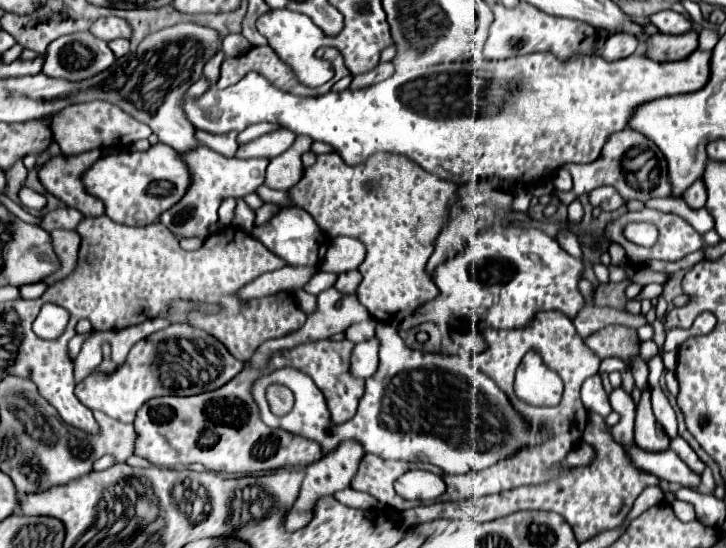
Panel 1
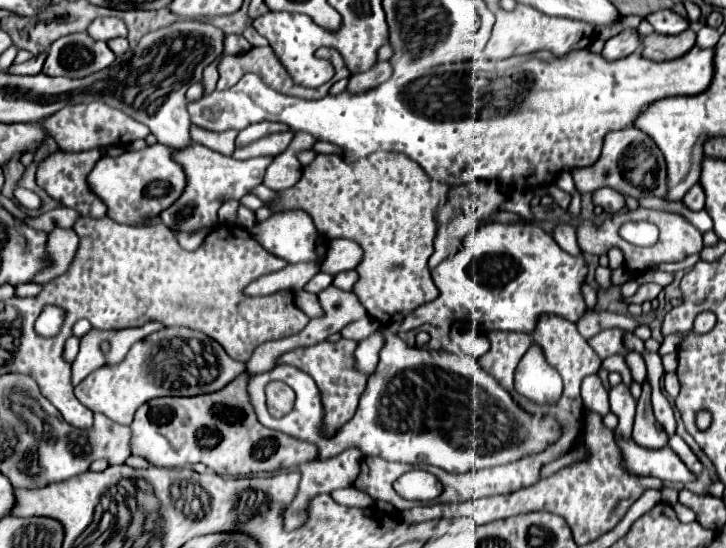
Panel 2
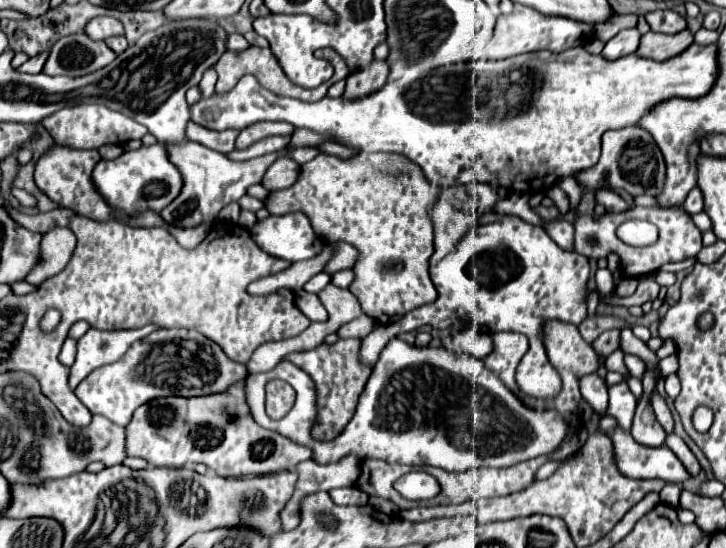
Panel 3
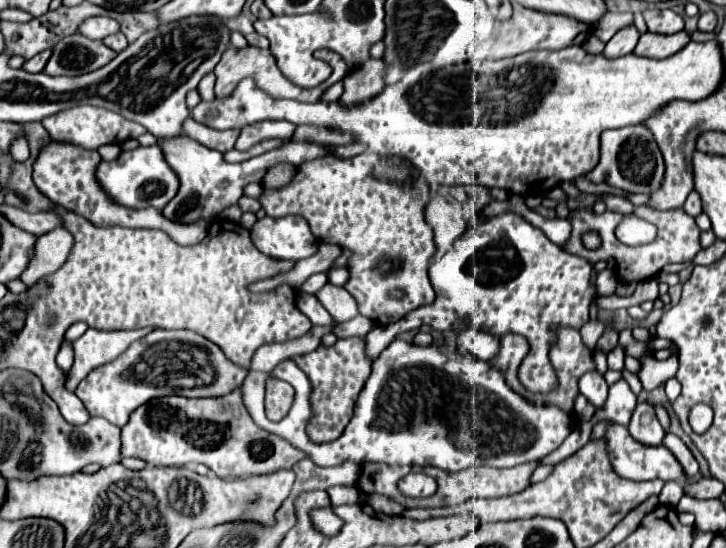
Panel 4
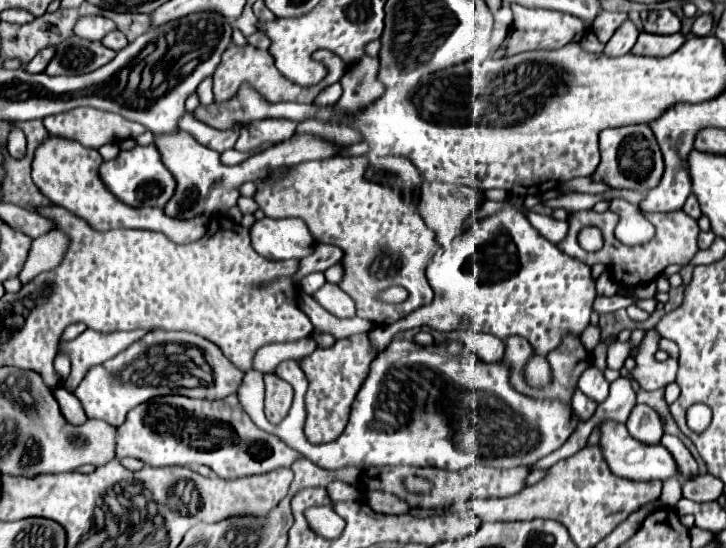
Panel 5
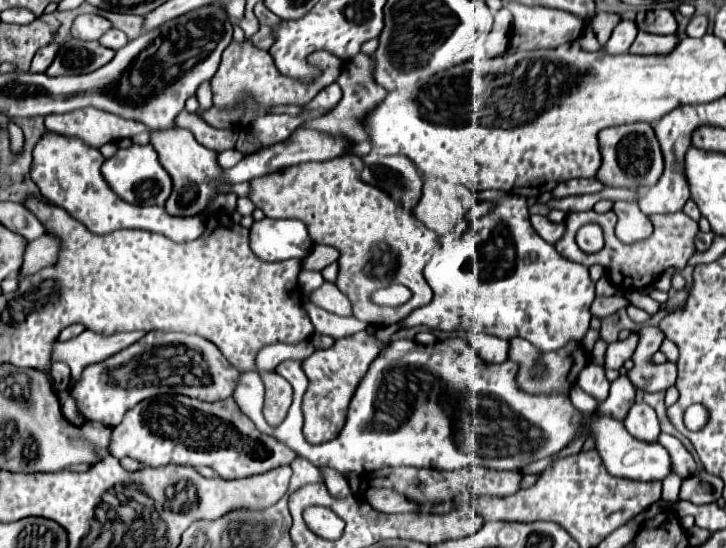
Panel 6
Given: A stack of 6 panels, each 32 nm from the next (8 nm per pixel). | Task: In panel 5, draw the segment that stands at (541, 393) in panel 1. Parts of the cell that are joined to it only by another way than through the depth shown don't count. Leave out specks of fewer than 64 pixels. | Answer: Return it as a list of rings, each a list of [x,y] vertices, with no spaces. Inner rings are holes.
[[[486,197],[486,199],[485,199],[485,201],[484,201],[484,202],[502,202],[502,208],[500,208],[500,210],[498,210],[498,212],[496,212],[496,214],[492,214],[492,216],[488,216],[488,218],[482,218],[482,220],[478,220],[478,222],[476,222],[476,224],[470,224],[470,228],[468,228],[468,230],[466,230],[466,232],[464,232],[464,236],[462,236],[462,242],[454,242],[454,244],[452,244],[452,248],[450,248],[450,250],[446,250],[446,251],[444,251],[444,253],[443,253],[443,254],[442,254],[442,255],[440,255],[440,256],[439,256],[439,255],[436,255],[436,254],[435,254],[435,255],[434,255],[434,256],[433,256],[433,257],[432,257],[432,259],[431,259],[431,261],[430,261],[430,263],[429,263],[429,264],[428,264],[428,266],[426,266],[426,278],[428,278],[428,284],[430,284],[430,286],[432,286],[432,290],[434,290],[434,300],[432,300],[432,304],[428,304],[428,306],[424,306],[424,308],[420,308],[420,310],[418,310],[418,312],[412,312],[412,314],[410,314],[410,316],[406,316],[406,318],[402,318],[402,320],[398,320],[398,322],[394,322],[394,324],[392,324],[392,326],[376,326],[376,328],[374,328],[374,330],[372,330],[372,332],[370,332],[370,334],[368,334],[368,336],[370,336],[370,340],[372,340],[372,346],[374,346],[374,348],[376,348],[376,350],[378,350],[378,352],[380,352],[380,350],[384,350],[384,348],[386,348],[386,346],[388,346],[388,344],[390,344],[390,340],[392,340],[392,338],[394,338],[394,334],[398,334],[398,332],[400,332],[400,330],[410,330],[410,328],[414,328],[414,326],[422,326],[422,324],[424,324],[424,326],[430,326],[430,328],[432,328],[432,330],[442,330],[442,332],[450,332],[450,330],[476,330],[476,332],[486,332],[486,334],[494,334],[494,336],[498,336],[498,338],[502,338],[502,340],[504,340],[504,338],[508,338],[508,336],[514,336],[514,334],[516,334],[516,336],[522,336],[522,338],[526,338],[526,340],[528,340],[528,342],[530,342],[530,344],[532,344],[532,346],[534,346],[534,360],[532,360],[532,364],[530,364],[530,366],[526,366],[526,380],[528,380],[528,382],[530,382],[530,384],[532,384],[532,386],[544,386],[544,384],[546,384],[546,382],[550,382],[550,366],[548,366],[548,362],[546,362],[546,354],[548,354],[548,352],[550,352],[550,350],[554,350],[554,348],[558,348],[558,346],[560,346],[560,344],[562,344],[562,340],[564,340],[564,336],[566,336],[566,334],[574,334],[574,336],[580,336],[580,334],[582,334],[582,332],[584,332],[584,328],[586,328],[586,326],[588,326],[588,324],[590,324],[590,312],[592,312],[592,302],[594,302],[594,298],[596,298],[596,290],[594,290],[594,280],[592,280],[592,278],[590,278],[590,268],[588,268],[588,266],[586,266],[586,264],[584,264],[584,262],[580,262],[580,260],[574,260],[574,258],[570,258],[570,256],[566,256],[566,254],[562,254],[562,252],[560,252],[560,250],[558,250],[558,248],[556,248],[556,246],[554,246],[554,244],[550,244],[550,242],[548,242],[548,240],[546,240],[546,238],[542,238],[542,236],[540,236],[540,232],[538,232],[538,230],[536,230],[536,228],[532,228],[532,224],[530,224],[530,222],[528,222],[528,218],[526,218],[526,208],[524,208],[524,200],[522,200],[522,198],[506,198],[506,200],[504,200],[504,202],[503,202],[503,201],[494,201],[494,200],[492,200],[492,199],[490,199],[490,198],[488,198],[488,197]]]

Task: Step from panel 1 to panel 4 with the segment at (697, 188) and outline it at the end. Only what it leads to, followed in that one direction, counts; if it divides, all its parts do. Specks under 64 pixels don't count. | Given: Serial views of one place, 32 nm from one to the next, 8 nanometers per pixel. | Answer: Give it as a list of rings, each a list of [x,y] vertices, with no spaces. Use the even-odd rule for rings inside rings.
[[[690,192],[690,196],[686,198],[686,202],[684,202],[684,212],[686,214],[690,214],[690,216],[698,216],[700,212],[702,212],[702,204],[700,204],[700,196],[696,194],[696,192]]]

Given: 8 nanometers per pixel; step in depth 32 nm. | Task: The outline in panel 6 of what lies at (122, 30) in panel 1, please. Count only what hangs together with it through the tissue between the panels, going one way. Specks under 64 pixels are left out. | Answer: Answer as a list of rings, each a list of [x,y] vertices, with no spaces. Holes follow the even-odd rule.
[[[80,14],[72,28],[70,28],[70,34],[72,38],[78,38],[78,40],[98,40],[112,24],[98,16],[98,14]]]

